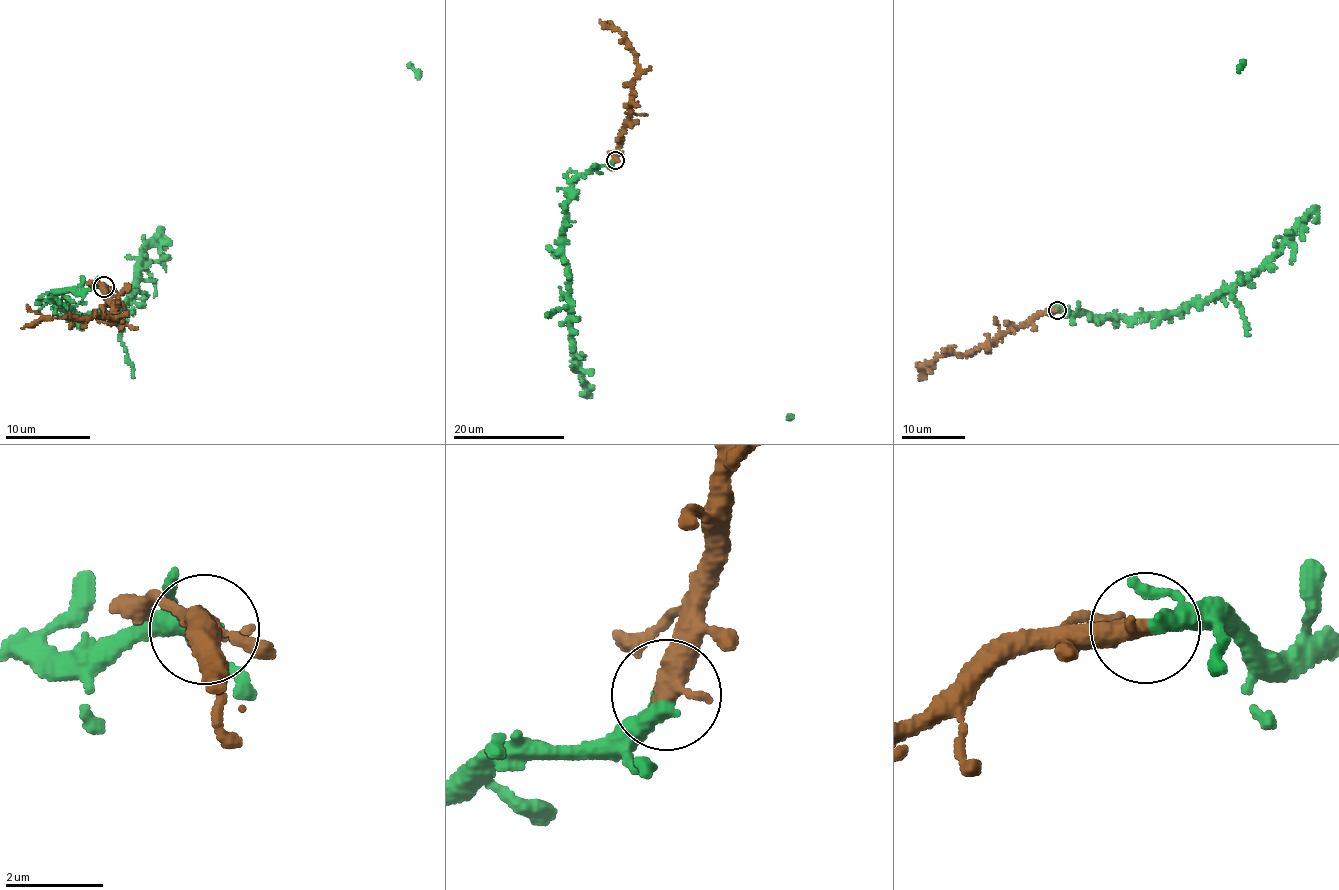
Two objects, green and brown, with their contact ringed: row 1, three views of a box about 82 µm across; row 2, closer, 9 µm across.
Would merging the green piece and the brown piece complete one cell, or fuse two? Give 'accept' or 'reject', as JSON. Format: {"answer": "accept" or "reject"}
{"answer": "accept"}

